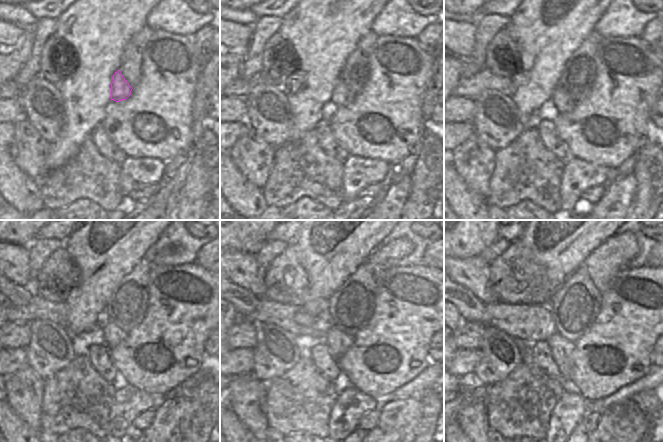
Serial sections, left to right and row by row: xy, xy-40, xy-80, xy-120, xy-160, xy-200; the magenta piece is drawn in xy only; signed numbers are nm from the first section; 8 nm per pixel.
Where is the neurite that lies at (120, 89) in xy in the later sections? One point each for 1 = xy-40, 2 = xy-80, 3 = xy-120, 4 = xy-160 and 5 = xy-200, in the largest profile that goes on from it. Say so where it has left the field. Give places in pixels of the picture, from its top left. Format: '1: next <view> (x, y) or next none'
1: next xy-40 (341, 96)
2: next xy-80 (562, 102)
3: next xy-120 (113, 335)
4: next xy-160 (338, 342)
5: next xy-200 (562, 349)

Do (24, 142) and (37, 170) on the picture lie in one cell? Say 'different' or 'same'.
same

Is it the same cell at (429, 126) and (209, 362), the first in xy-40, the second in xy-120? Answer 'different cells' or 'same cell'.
same cell

